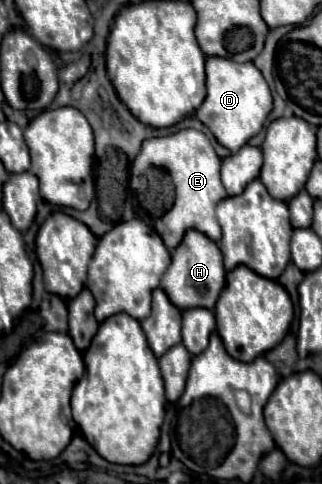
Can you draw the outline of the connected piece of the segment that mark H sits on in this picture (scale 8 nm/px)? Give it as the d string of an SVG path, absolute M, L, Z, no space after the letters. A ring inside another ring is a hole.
M195 229L187 231L179 247L173 251L171 265L161 279L163 291L167 291L167 297L179 309L191 309L191 307L213 309L223 285L225 285L225 267L219 247L201 231Z

